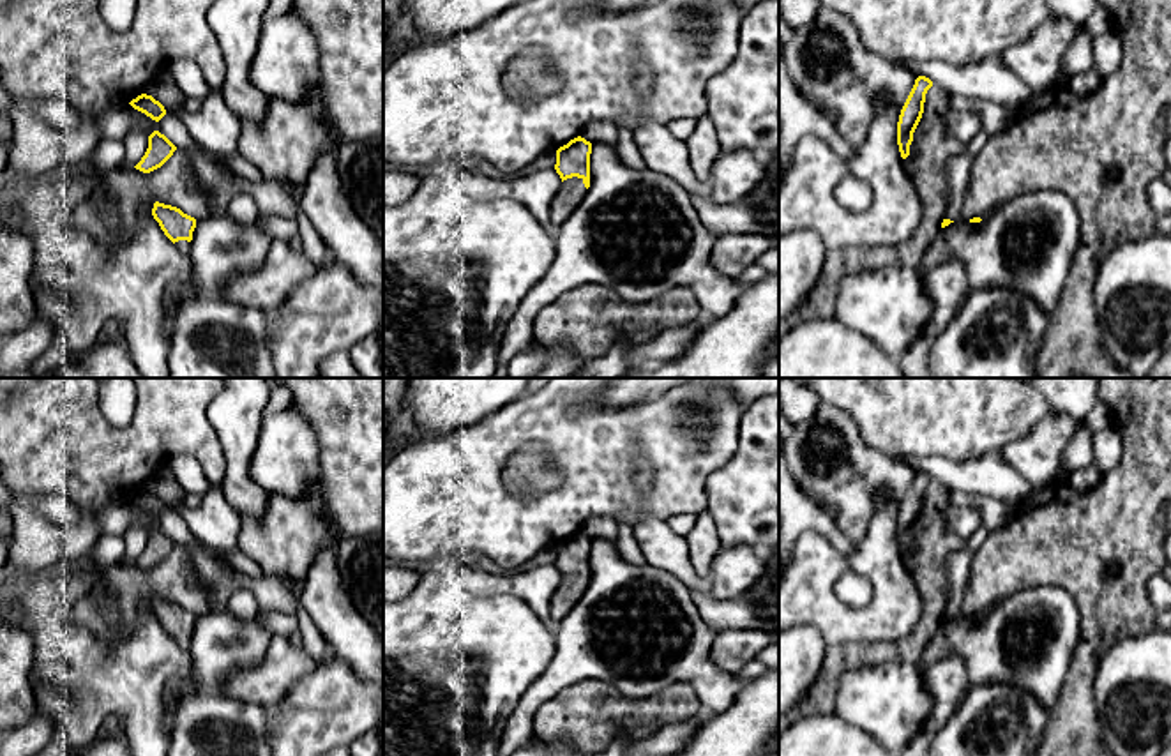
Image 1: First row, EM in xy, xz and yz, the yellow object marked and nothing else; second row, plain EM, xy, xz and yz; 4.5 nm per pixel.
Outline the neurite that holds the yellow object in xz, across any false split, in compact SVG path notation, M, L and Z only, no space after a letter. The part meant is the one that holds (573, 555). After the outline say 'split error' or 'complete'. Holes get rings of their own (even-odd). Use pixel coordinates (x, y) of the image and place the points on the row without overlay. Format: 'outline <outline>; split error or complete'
outline M578 532L556 546L555 565L562 581L551 597L549 616L560 622L583 597L590 583L592 539Z; split error

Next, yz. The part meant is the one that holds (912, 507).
outline M918 472L901 505L899 518L897 518L897 541L903 555L910 551L913 528L922 514L925 489L931 482L933 477L929 473Z; complete

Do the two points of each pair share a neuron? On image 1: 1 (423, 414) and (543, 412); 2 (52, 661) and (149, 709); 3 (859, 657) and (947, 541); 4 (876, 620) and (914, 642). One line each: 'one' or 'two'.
1: two
2: two
3: one
4: two

